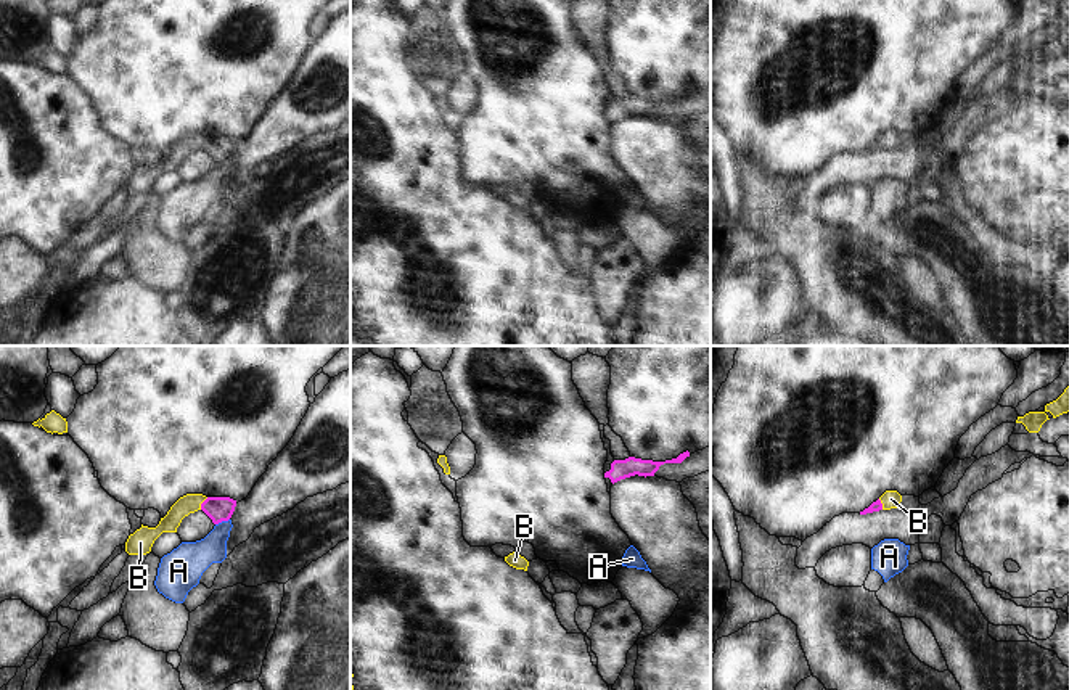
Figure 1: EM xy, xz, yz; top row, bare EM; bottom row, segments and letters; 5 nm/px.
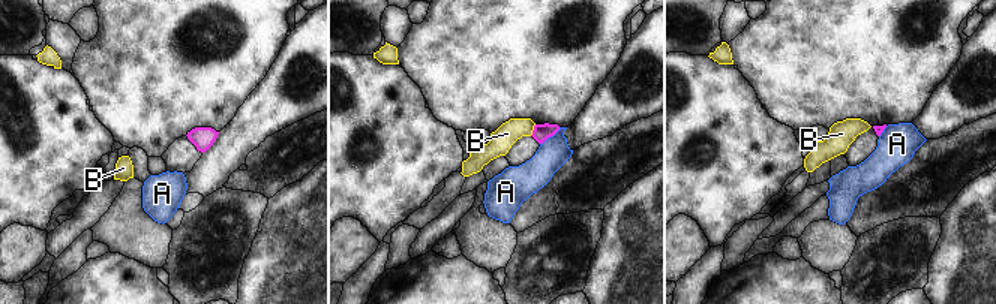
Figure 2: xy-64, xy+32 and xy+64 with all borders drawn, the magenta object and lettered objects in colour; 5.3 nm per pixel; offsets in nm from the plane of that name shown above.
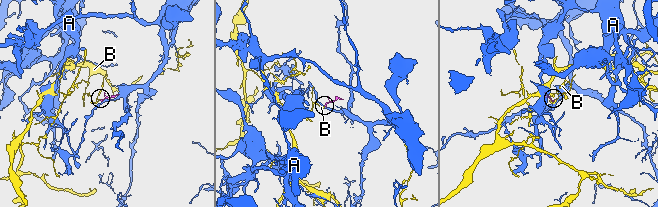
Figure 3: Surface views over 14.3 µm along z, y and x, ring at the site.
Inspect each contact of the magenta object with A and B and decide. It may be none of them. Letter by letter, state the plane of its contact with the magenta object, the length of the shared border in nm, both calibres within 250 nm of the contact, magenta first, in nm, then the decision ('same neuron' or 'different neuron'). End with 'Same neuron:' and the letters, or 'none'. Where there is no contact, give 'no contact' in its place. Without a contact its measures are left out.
A: xy | 80 nm | 130/180 nm | different neuron
B: xy | 80 nm | 130/100 nm | same neuron
Same neuron: B

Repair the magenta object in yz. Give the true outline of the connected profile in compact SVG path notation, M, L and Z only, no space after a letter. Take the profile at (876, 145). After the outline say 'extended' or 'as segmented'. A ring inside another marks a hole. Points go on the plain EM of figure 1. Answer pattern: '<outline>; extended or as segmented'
M886 130L876 142L873 142L868 148L860 151L860 154L891 150L900 146L902 135L897 130Z; extended

